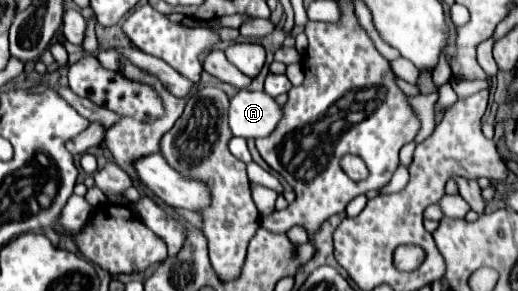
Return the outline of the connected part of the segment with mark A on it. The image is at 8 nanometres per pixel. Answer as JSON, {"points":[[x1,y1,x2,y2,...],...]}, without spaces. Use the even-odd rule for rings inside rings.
{"points":[[240,90,230,98,228,124,234,136,260,138,268,136,280,120,282,108,266,92]]}

